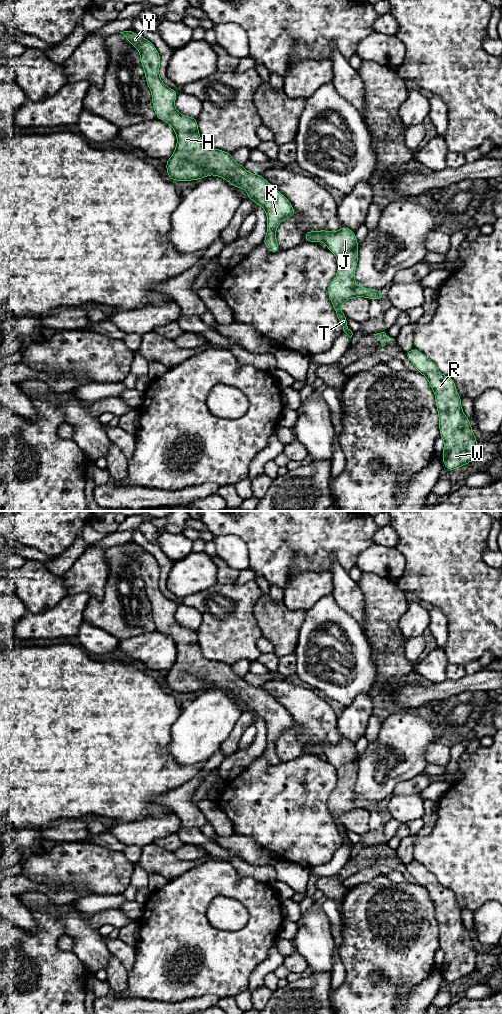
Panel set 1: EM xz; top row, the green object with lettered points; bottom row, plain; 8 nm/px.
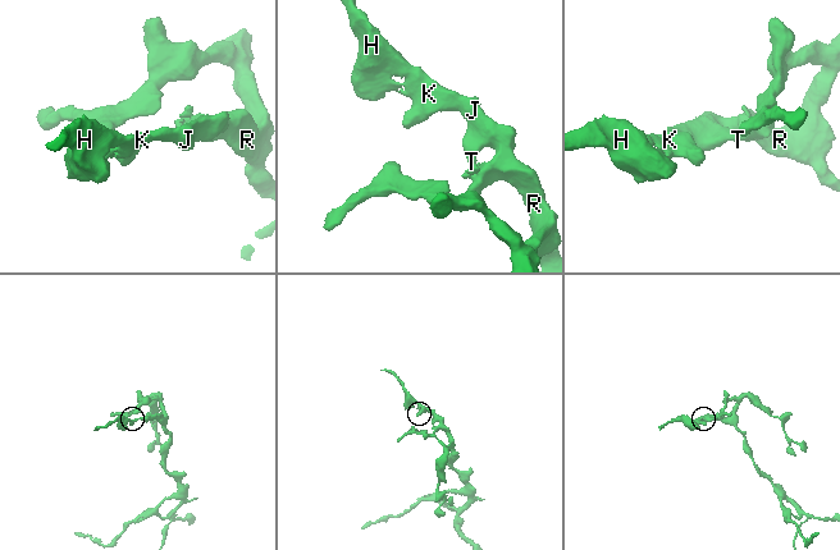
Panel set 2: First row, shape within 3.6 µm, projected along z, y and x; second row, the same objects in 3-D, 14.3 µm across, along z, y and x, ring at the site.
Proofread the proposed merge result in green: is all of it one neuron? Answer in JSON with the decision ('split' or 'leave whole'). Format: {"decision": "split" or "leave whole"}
{"decision": "leave whole"}

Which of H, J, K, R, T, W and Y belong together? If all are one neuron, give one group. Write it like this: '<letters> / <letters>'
H J K R T W Y

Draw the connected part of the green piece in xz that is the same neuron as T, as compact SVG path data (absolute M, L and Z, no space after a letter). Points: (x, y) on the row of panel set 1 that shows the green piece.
M342 226L337 232L328 230L307 231L306 242L325 242L327 249L337 258L338 271L328 288L328 296L333 304L337 318L343 331L351 338L353 333L347 325L347 317L341 310L341 305L352 298L364 297L380 301L384 298L381 289L371 290L357 286L355 270L358 264L358 241L355 232Z

